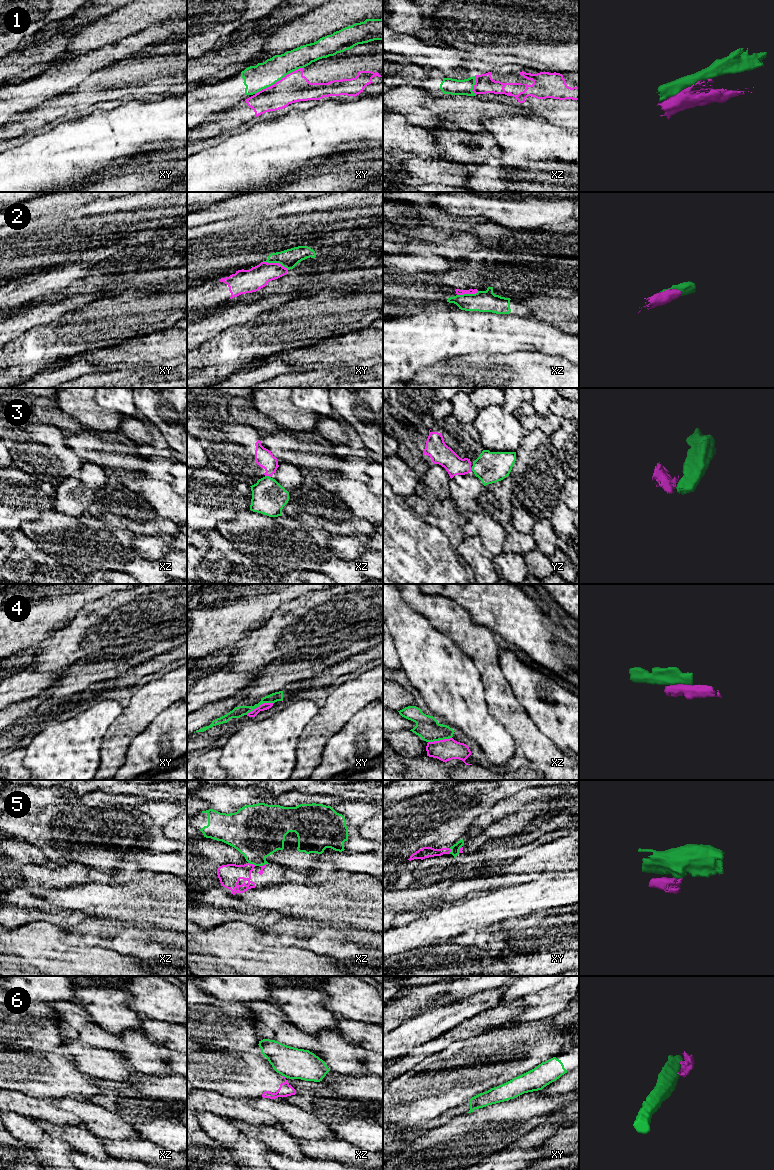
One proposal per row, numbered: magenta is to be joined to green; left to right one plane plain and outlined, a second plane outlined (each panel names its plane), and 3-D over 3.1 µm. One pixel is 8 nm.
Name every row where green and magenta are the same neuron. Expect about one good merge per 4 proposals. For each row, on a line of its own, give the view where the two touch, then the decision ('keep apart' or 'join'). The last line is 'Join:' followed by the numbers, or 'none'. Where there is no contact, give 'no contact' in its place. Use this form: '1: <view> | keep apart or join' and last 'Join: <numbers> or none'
1: xy | keep apart
2: xy | join
3: xz | keep apart
4: xy | keep apart
5: xz | keep apart
6: xz | keep apart
Join: 2

